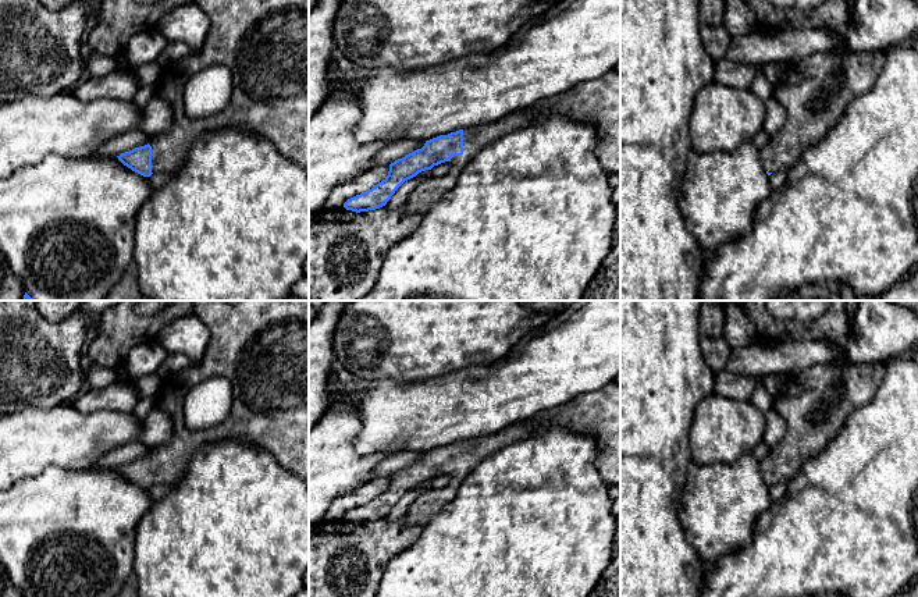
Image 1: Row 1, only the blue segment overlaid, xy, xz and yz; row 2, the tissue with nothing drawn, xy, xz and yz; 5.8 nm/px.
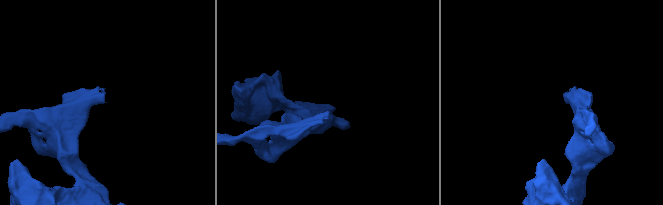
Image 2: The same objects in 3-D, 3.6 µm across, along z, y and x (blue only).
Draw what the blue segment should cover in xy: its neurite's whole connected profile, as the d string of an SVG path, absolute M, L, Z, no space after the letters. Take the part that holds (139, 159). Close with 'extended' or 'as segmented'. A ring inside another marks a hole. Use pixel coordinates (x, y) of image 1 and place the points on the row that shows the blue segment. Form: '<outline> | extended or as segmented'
M192 0L192 1L196 3L196 6L207 15L210 21L210 29L209 29L206 42L198 53L186 56L182 60L163 68L160 79L156 86L156 97L161 97L168 103L168 106L171 107L174 120L167 129L161 131L157 135L152 135L147 145L121 153L120 156L117 156L118 160L124 166L127 166L132 171L143 177L150 177L154 173L175 173L184 167L189 149L199 136L207 136L223 128L243 127L253 131L256 135L270 141L284 157L299 164L309 174L309 0ZM216 64L227 65L234 75L232 95L227 107L218 111L217 114L213 114L209 117L202 117L202 118L188 117L184 109L185 83L196 72Z | extended

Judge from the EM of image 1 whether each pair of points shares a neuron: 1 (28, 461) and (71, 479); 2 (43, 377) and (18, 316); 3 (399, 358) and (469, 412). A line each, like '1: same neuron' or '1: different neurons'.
1: different neurons
2: same neuron
3: different neurons

